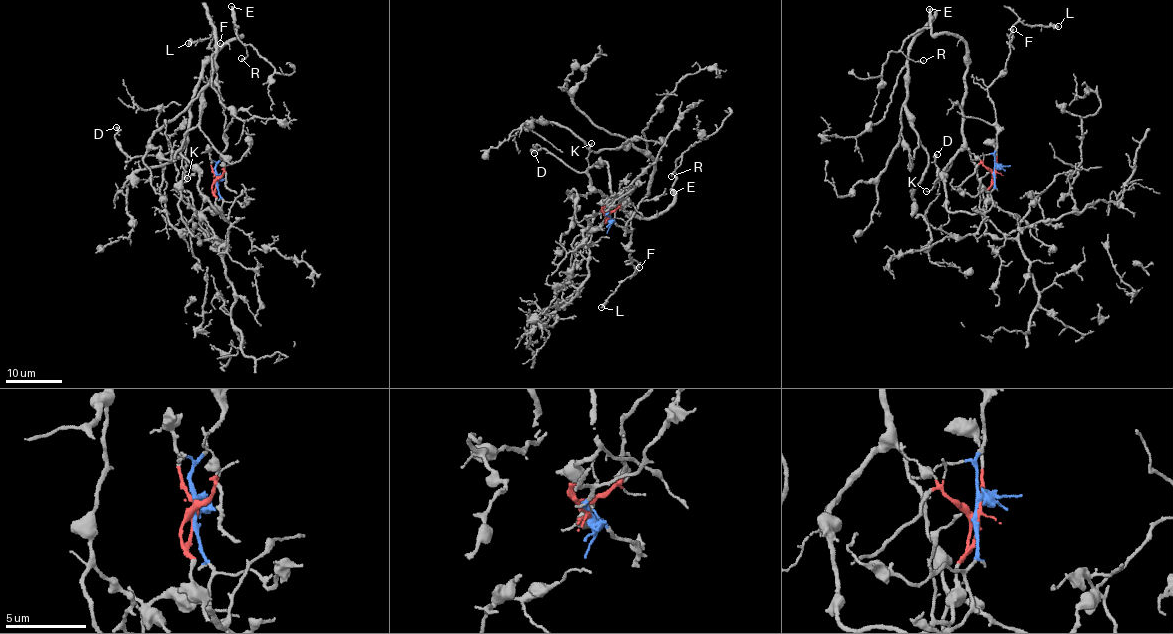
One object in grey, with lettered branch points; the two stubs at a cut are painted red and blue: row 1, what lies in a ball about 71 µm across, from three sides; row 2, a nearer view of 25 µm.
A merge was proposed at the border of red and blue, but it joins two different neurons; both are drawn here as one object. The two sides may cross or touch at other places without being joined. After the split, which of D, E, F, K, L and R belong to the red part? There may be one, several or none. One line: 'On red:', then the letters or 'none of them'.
On red: D, E, K, R

